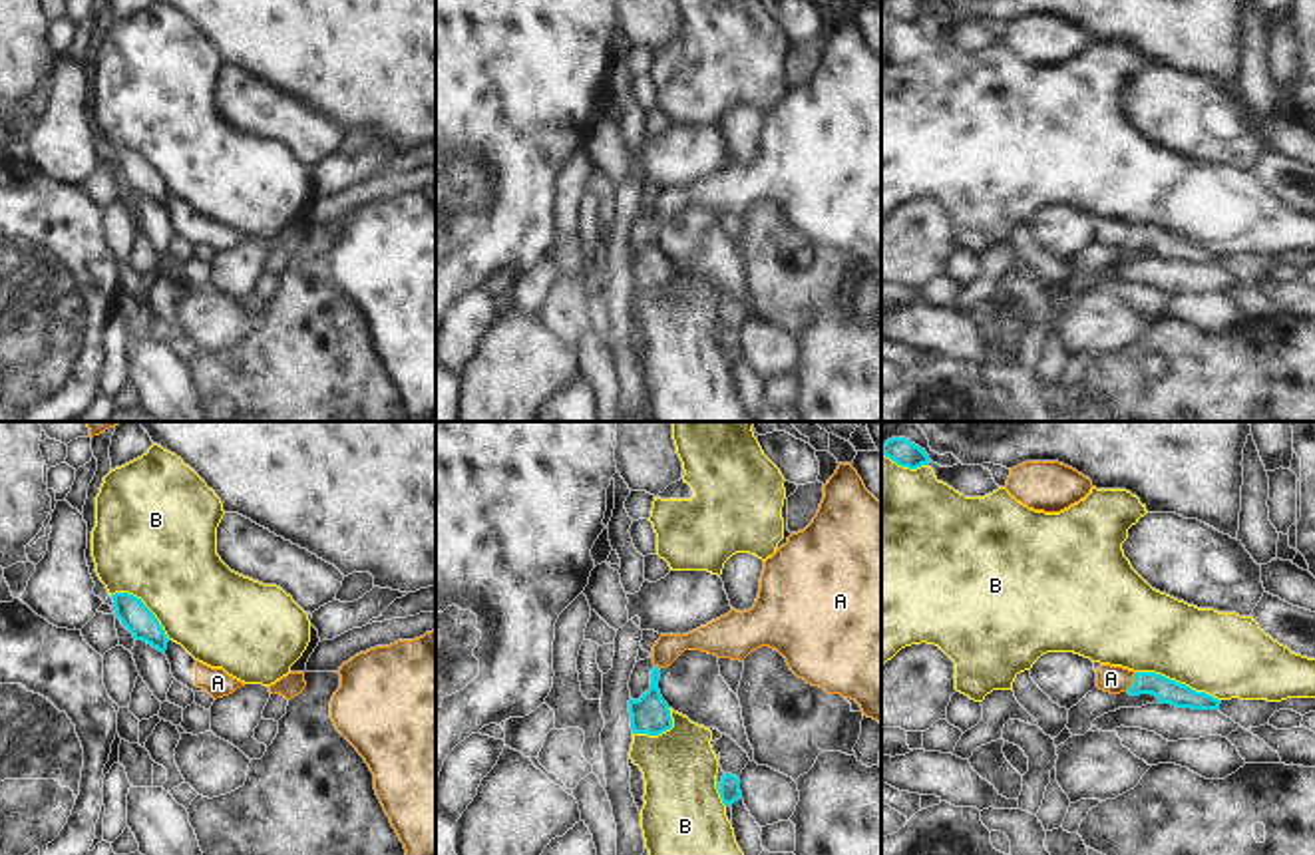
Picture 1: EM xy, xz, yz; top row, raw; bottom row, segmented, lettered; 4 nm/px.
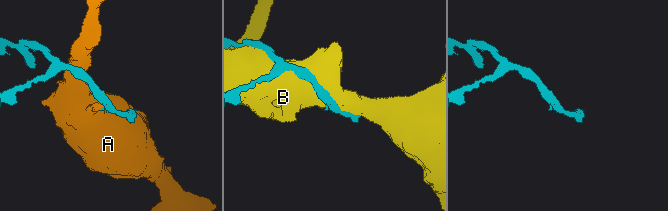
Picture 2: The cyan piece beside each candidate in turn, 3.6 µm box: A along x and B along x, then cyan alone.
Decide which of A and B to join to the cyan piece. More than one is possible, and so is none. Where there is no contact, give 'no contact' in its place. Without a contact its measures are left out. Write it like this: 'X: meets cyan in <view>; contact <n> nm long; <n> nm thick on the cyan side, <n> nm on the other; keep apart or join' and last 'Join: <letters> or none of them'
A: meets cyan in yz; contact 90 nm long; 100 nm thick on the cyan side, 110 nm on the other; join
B: meets cyan in yz; contact 360 nm long; 100 nm thick on the cyan side, 340 nm on the other; keep apart
Join: A

